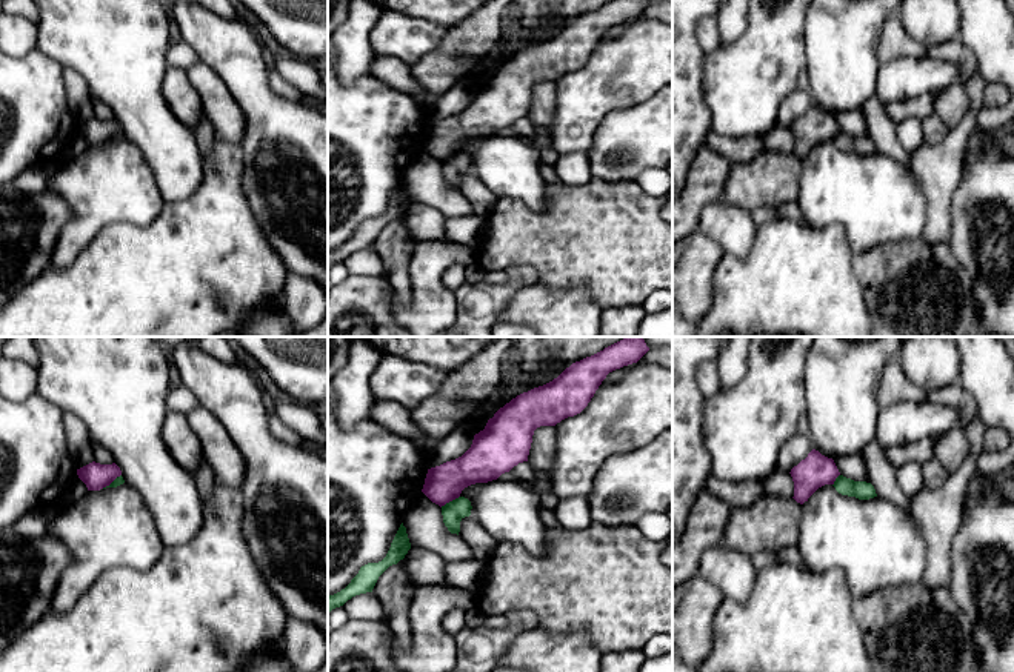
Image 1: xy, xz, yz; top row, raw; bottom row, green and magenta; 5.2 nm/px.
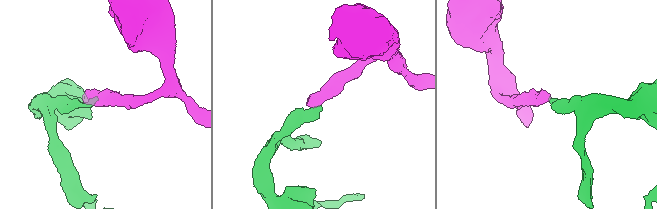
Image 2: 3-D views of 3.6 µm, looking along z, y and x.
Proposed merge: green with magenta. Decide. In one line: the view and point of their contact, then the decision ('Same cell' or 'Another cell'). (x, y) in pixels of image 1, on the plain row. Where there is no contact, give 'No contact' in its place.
Touches green at xz (450, 157). Another cell

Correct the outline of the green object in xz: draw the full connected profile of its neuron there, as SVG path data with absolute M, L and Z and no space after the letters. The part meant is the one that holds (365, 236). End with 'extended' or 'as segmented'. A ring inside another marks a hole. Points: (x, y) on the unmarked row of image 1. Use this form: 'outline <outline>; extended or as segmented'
outline M402 178L386 212L379 218L368 218L362 221L359 229L351 235L351 238L345 245L328 252L328 269L335 263L343 261L348 255L355 251L372 248L379 232L389 221L397 220L400 215L403 215L409 205L411 198L406 189L406 183Z; as segmented

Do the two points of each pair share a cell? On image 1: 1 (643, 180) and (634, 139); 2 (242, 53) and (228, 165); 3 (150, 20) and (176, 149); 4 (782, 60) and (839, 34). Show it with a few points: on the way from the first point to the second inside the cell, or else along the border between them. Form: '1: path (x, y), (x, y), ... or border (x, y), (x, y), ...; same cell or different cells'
1: border (656, 166), (647, 168), (634, 180); different cells
2: border (242, 142), (240, 180); different cells
3: path (146, 53), (146, 117); same cell
4: border (803, 16), (805, 69); different cells

